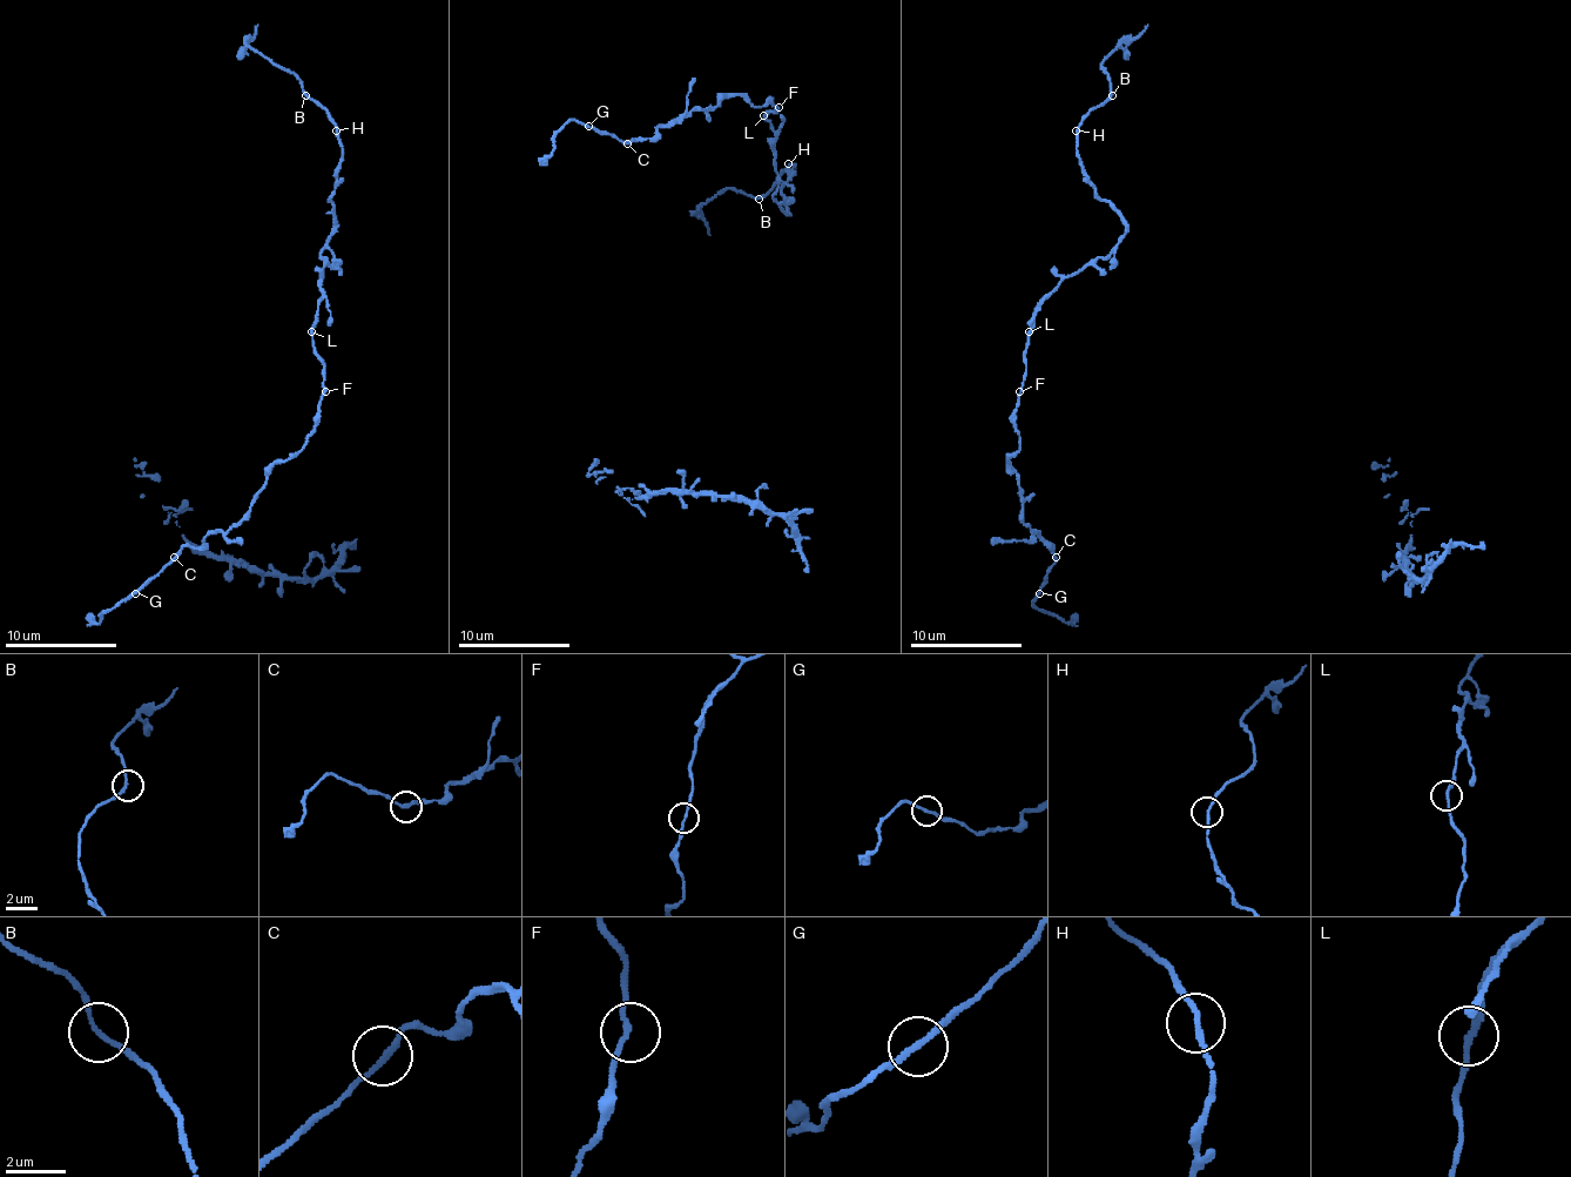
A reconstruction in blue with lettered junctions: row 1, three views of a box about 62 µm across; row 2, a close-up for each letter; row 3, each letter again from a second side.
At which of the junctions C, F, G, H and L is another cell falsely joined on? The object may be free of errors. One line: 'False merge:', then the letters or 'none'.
False merge: none

